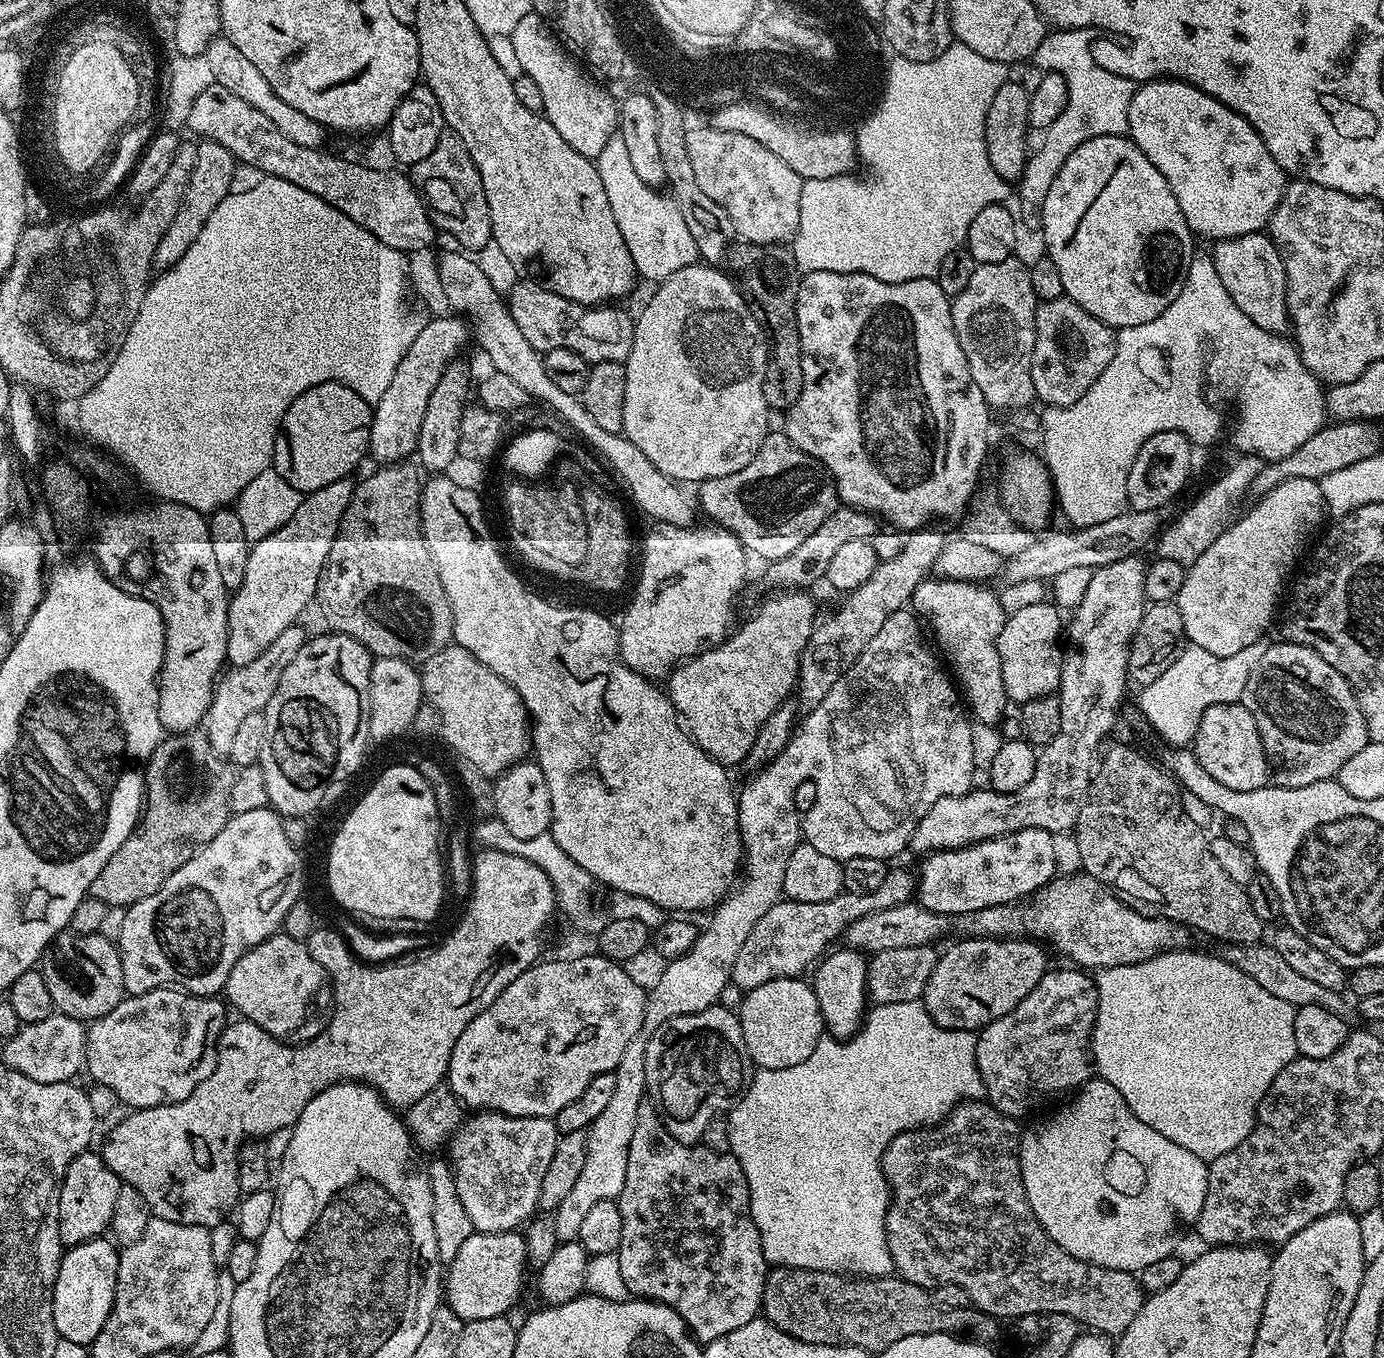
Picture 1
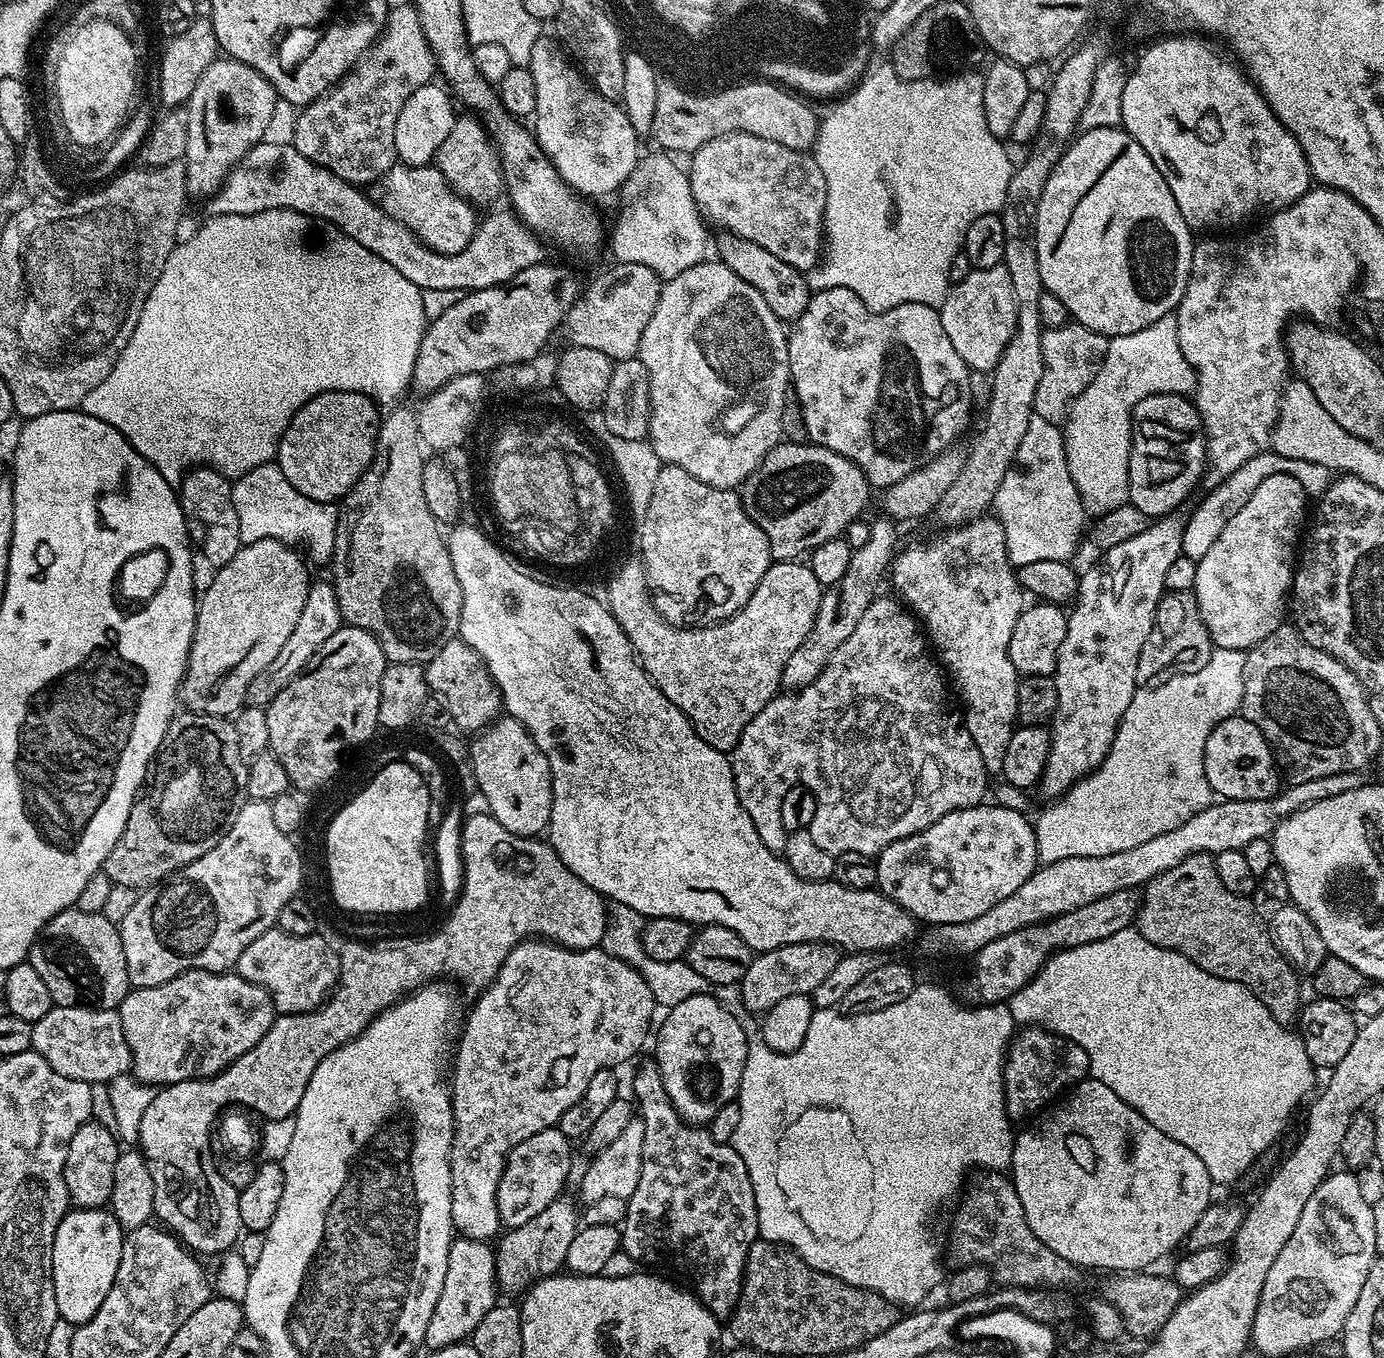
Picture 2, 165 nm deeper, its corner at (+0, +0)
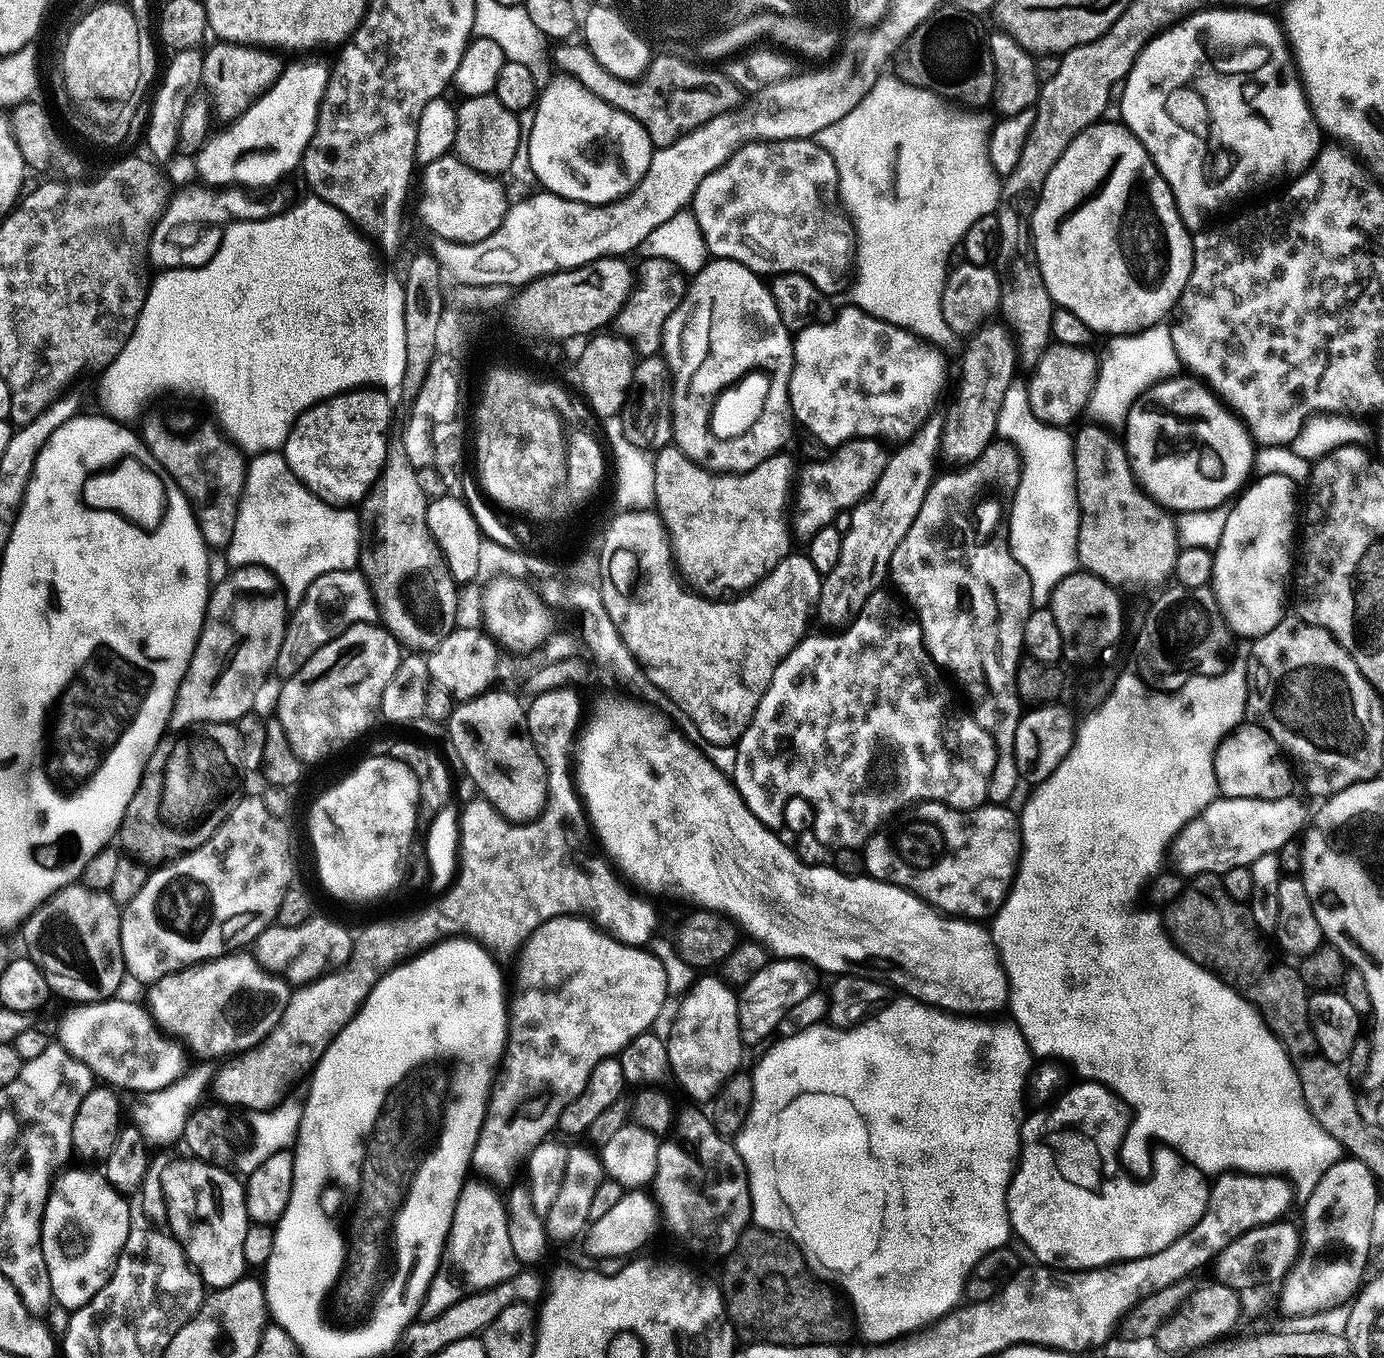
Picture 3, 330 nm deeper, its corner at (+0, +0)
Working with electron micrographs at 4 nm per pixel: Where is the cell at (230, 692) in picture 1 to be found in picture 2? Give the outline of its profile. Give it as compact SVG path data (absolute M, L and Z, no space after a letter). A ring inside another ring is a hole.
M313 583L309 587L308 597L302 606L302 615L298 617L290 638L286 638L286 643L283 644L282 650L278 650L274 662L266 666L266 670L262 670L262 674L256 679L255 695L264 696L263 698L278 695L294 677L299 676L313 663L314 657L320 652L322 642L326 642L326 638L333 636L341 627L340 607L336 601L336 591L332 589L331 583Z

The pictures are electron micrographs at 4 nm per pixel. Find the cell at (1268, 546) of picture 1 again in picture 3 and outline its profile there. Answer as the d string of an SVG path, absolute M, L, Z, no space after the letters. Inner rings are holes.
M1268 472L1265 476L1258 476L1231 501L1231 504L1233 503L1232 509L1229 510L1228 516L1226 514L1223 517L1222 538L1214 549L1214 574L1212 575L1212 583L1210 585L1212 592L1216 595L1216 601L1220 607L1220 613L1224 616L1224 621L1237 637L1248 636L1247 638L1255 638L1266 634L1270 630L1274 630L1274 626L1278 626L1278 622L1284 619L1286 615L1284 595L1287 597L1290 592L1290 577L1294 572L1294 541L1298 536L1298 500L1296 504L1295 482L1284 472Z

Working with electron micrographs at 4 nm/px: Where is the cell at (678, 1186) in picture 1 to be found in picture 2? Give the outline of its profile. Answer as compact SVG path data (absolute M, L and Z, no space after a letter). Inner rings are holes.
M648 1058L637 1066L636 1073L632 1076L632 1092L635 1107L638 1109L638 1118L644 1127L642 1134L642 1170L638 1174L638 1186L634 1186L634 1194L630 1194L627 1198L628 1209L624 1215L624 1223L620 1228L621 1249L631 1258L633 1265L643 1266L648 1270L659 1270L671 1277L673 1281L683 1282L690 1289L692 1295L697 1296L702 1302L702 1306L706 1306L706 1310L710 1310L710 1314L714 1314L716 1319L721 1322L727 1321L738 1302L738 1294L746 1266L746 1254L750 1254L750 1246L760 1234L758 1230L758 1210L754 1202L754 1186L750 1182L746 1162L742 1162L742 1158L733 1150L731 1143L714 1142L714 1138L709 1134L707 1127L690 1124L681 1118L678 1110L674 1110L674 1106L670 1102L670 1094L666 1094L666 1086L662 1086L662 1074L658 1070L655 1059Z

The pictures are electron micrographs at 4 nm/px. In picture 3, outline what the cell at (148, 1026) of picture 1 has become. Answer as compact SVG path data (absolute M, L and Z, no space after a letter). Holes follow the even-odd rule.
M237 950L213 960L203 960L201 964L193 964L191 968L168 972L147 985L146 992L146 1007L156 1020L157 1026L179 1041L189 1053L201 1052L204 1056L220 1056L225 1052L225 1057L232 1058L256 1048L270 1035L282 1018L282 1010L286 1010L293 989L282 977L267 972L251 951Z

